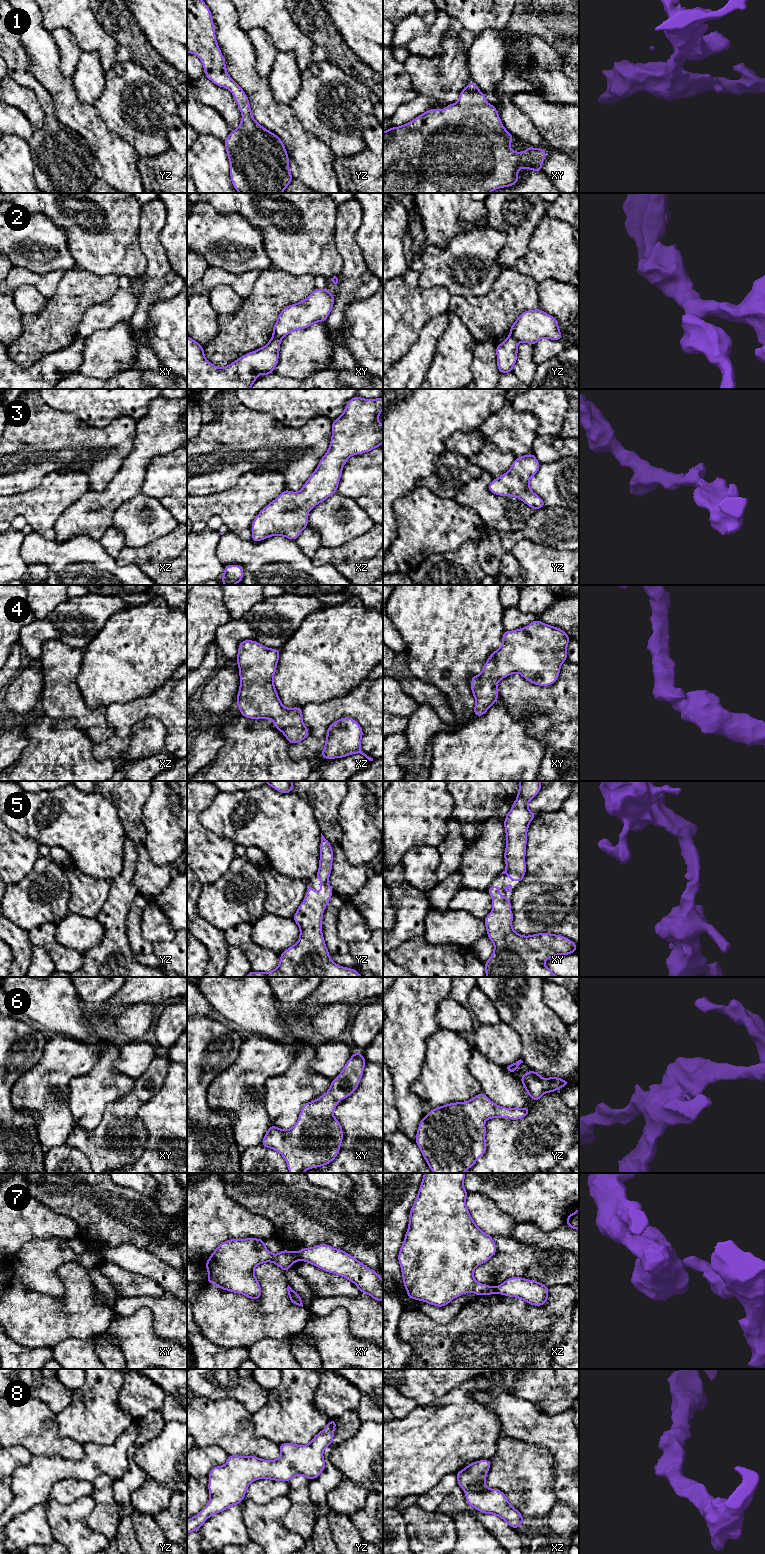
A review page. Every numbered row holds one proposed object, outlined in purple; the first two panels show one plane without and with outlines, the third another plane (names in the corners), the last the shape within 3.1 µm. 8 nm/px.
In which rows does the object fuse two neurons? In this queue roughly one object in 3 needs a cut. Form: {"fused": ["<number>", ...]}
{"fused": ["2", "7"]}

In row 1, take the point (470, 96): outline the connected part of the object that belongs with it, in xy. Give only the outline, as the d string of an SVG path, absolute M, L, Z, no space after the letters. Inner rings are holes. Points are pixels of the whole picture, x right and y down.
M471 81L460 92L457 103L449 104L441 110L429 109L412 121L399 127L392 127L383 132L383 193L490 193L495 189L510 187L518 183L518 171L520 168L542 171L542 163L546 158L546 151L528 146L524 152L514 152L509 147L512 140L513 135L502 125L495 106L486 102L485 94Z

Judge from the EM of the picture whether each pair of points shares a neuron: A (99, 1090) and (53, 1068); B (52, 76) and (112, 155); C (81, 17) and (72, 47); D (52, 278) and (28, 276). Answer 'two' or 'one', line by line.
A: two
B: one
C: two
D: one

